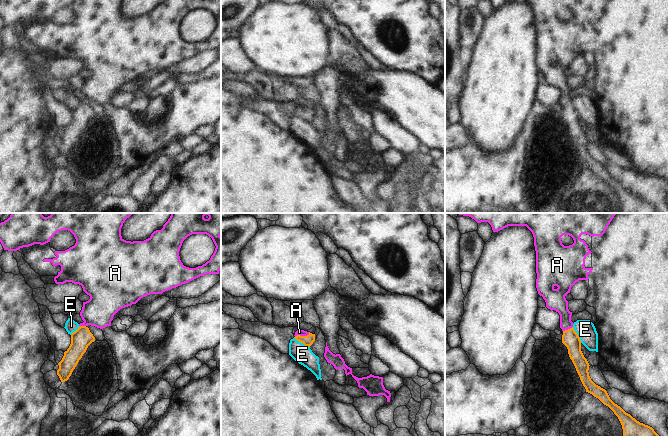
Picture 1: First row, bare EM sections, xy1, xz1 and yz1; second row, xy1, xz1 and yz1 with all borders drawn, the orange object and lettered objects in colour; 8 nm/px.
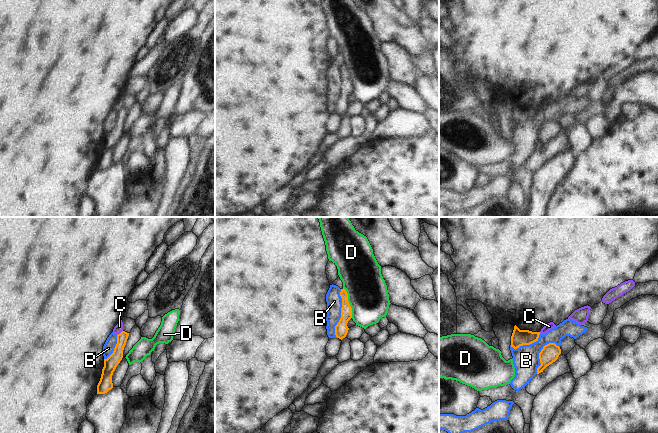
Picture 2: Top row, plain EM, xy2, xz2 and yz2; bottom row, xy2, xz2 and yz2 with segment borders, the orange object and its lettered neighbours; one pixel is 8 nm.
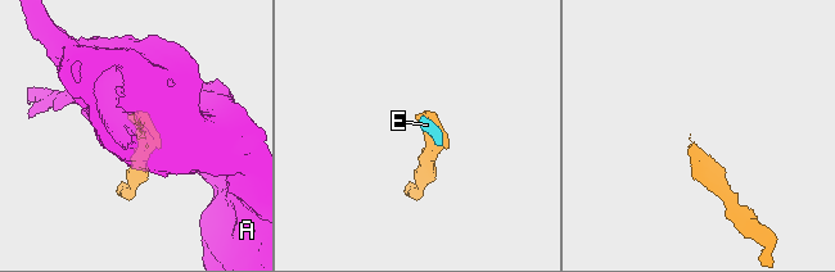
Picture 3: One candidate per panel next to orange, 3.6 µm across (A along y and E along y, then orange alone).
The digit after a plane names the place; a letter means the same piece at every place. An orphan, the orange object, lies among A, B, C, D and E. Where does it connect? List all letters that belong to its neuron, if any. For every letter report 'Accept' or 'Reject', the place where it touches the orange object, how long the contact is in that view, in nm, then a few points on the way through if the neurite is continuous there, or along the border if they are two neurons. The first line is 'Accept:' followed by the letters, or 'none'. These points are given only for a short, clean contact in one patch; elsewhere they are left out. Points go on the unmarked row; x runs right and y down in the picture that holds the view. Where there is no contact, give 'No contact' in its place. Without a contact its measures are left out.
Accept: A
A: Accept. Touches orange at xz1 (302, 112). Shared border 120 nm. Path across: xz1 (308, 116), (302, 112), (299, 108)
B: Reject. Touches orange at xz2 (341, 89). Shared border 400 nm. Boundary: xz2 (341, 65), (341, 93), (335, 102), (336, 113)
C: Reject. Touches orange at xy2 (120, 109). Shared border 60 nm. Boundary: xy2 (122, 106), (117, 111)
D: Reject. Touches orange at xz2 (348, 78). Shared border 260 nm
E: Reject. Touches orange at xz1 (302, 118). Shared border 150 nm. Boundary: xz1 (294, 113), (309, 123).

